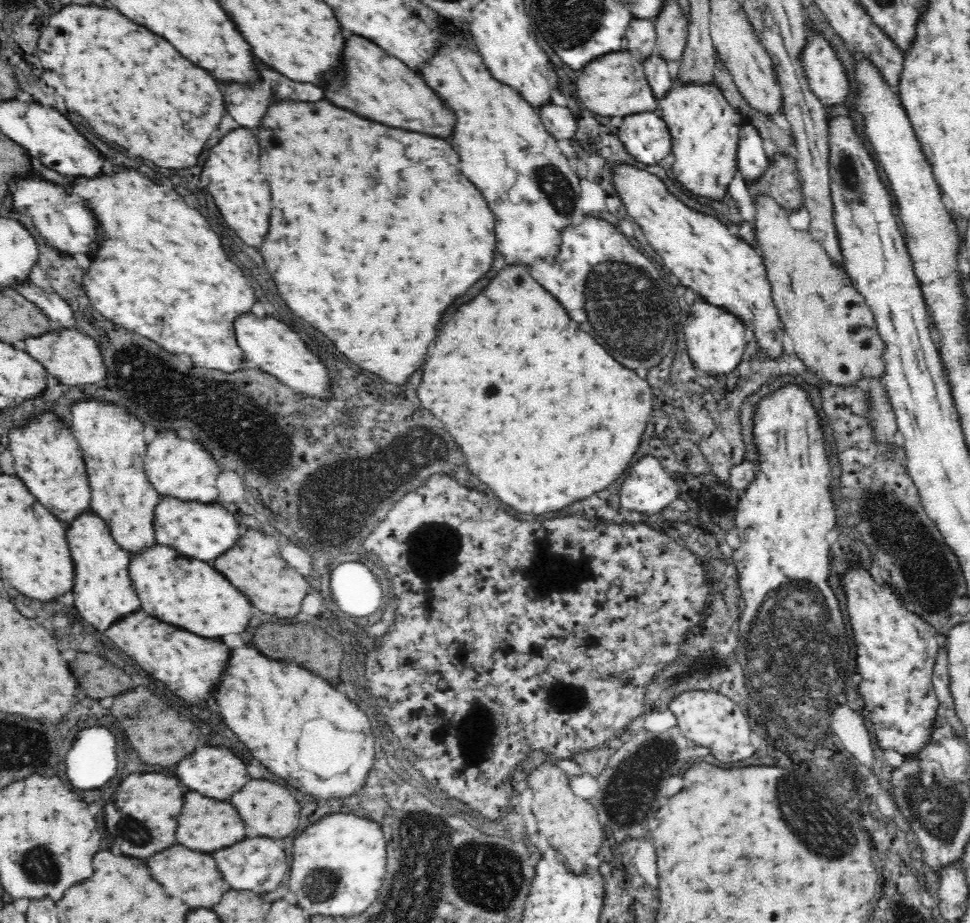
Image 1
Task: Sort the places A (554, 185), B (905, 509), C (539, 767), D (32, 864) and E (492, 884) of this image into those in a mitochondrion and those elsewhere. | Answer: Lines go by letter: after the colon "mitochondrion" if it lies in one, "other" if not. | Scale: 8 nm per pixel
A: mitochondrion
B: mitochondrion
C: other
D: mitochondrion
E: mitochondrion

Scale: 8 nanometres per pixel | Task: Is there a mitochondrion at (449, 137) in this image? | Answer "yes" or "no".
no

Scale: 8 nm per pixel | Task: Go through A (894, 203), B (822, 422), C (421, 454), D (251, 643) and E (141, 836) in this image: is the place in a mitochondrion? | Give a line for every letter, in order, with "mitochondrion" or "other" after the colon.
A: other
B: other
C: mitochondrion
D: other
E: mitochondrion

